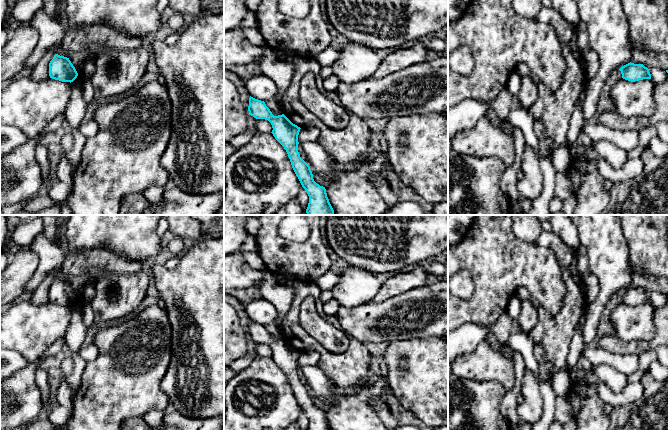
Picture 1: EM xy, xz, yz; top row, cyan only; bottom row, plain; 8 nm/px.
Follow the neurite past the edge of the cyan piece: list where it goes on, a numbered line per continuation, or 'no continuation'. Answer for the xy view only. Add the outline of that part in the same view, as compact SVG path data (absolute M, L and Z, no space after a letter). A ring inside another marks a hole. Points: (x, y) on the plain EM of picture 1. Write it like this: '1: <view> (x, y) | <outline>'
no continuation

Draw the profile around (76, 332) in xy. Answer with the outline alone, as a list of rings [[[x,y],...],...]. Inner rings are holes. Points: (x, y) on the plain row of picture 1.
[[[77,304],[71,306],[71,313],[71,320],[65,333],[65,345],[75,355],[78,354],[80,348],[83,346],[88,329],[83,322],[83,305]]]

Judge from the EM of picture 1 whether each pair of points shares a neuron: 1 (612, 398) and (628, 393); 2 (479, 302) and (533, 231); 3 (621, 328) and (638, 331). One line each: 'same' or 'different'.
1: same
2: different
3: same

